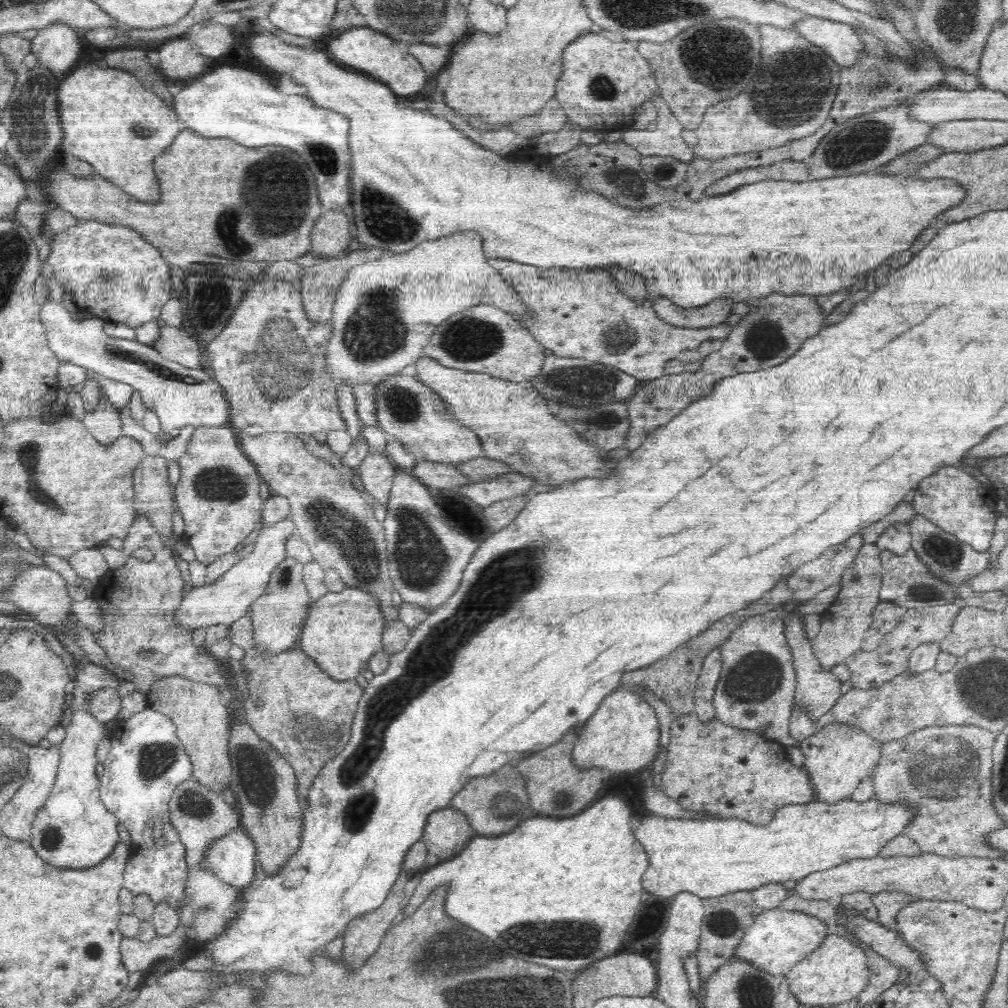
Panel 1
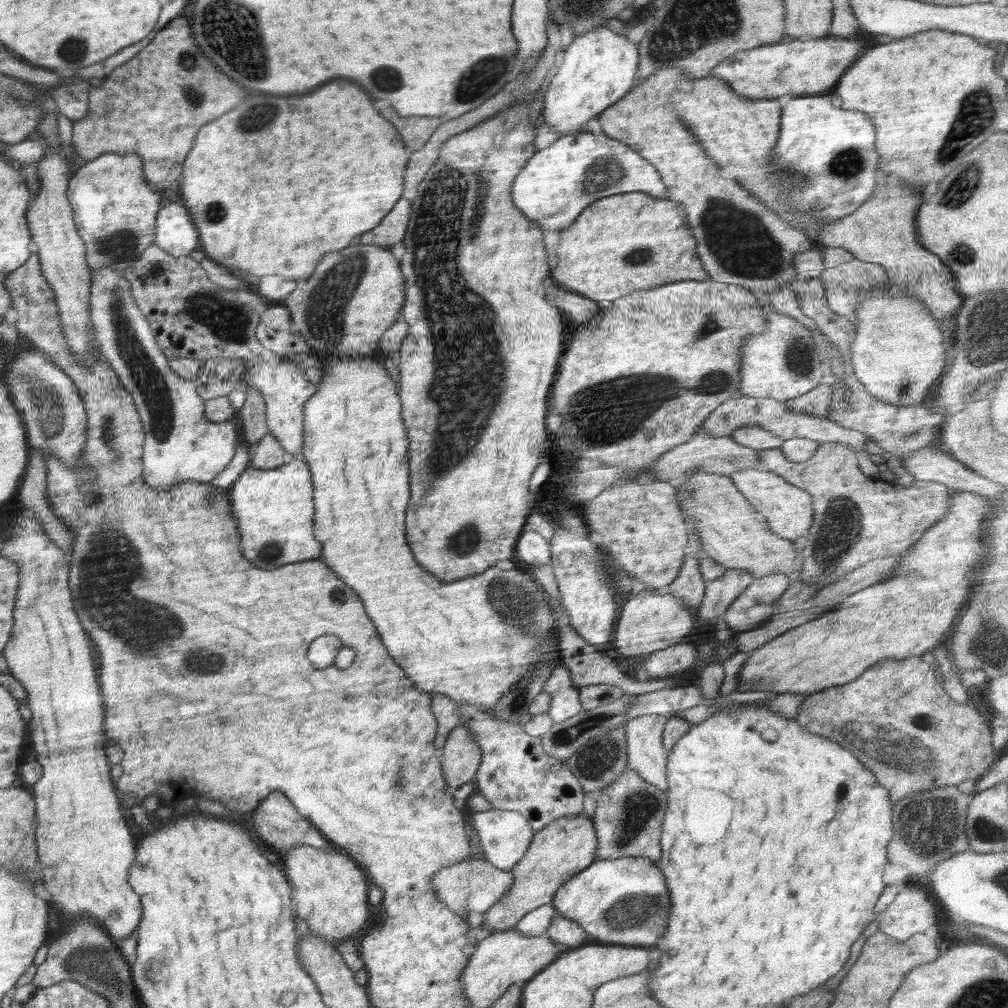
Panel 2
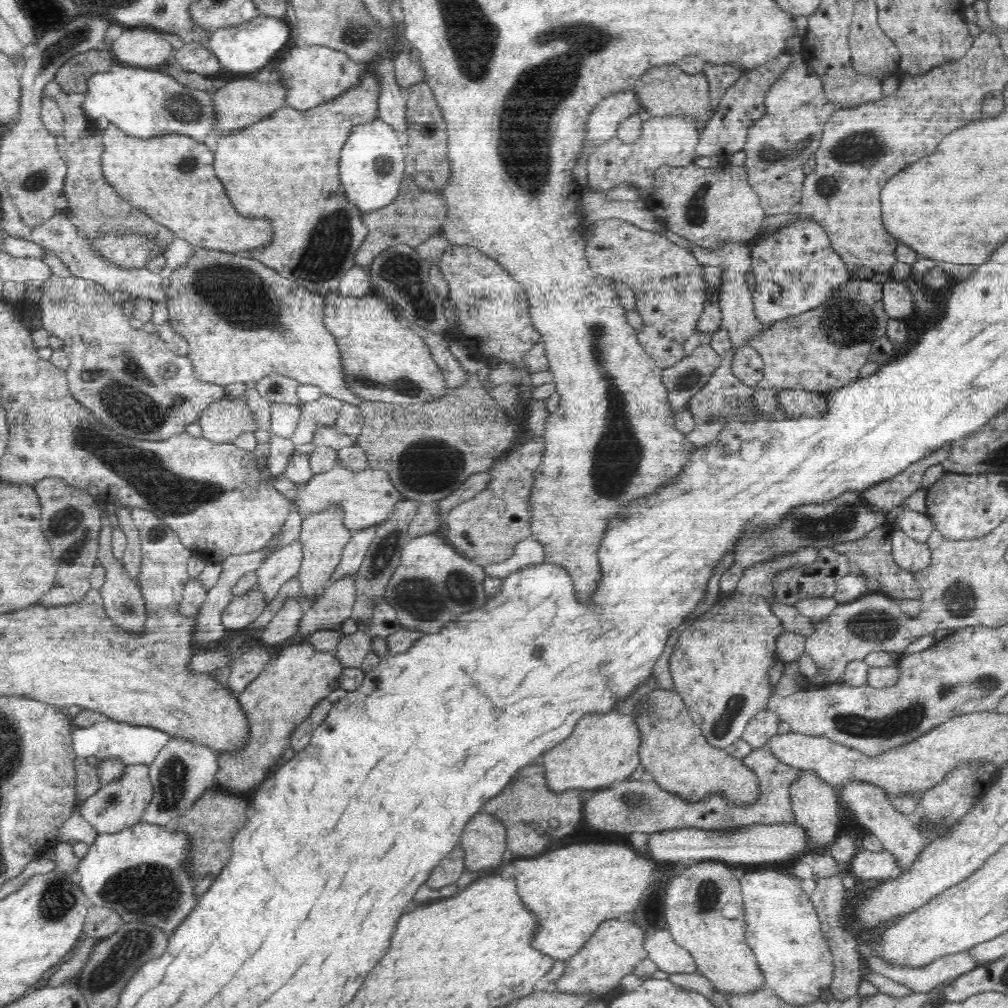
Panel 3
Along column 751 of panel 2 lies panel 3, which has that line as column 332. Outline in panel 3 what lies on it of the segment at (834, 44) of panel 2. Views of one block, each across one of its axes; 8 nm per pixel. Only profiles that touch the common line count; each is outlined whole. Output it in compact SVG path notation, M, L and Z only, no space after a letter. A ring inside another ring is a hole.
M297 43L288 52L288 56L282 58L273 76L282 81L282 85L286 88L285 107L306 111L336 99L350 88L358 86L366 68L354 62L344 52Z

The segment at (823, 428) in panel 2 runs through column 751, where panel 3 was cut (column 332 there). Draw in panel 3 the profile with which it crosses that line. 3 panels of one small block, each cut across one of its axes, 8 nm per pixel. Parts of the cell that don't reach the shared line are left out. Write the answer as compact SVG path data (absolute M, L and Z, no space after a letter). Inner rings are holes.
M324 393L314 401L303 403L296 430L290 440L295 446L312 443L316 430L335 424L344 403L343 400Z

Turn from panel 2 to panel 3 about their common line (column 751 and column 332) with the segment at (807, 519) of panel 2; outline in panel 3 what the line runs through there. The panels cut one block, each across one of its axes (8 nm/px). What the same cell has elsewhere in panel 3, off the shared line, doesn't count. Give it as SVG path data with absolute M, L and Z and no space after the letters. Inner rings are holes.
M337 465L328 472L314 475L304 484L295 484L293 494L294 507L302 515L302 520L309 514L319 513L328 505L338 505L344 511L344 525L353 532L382 524L390 518L396 504L405 500L404 495L390 481L388 472L372 469L370 466L356 472L348 467Z

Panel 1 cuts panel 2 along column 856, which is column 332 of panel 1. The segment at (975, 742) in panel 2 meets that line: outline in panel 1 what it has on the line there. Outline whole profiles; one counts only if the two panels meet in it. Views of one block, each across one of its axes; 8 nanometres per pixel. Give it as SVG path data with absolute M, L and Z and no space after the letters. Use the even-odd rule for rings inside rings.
M250 614L232 622L229 632L231 641L245 652L242 672L250 671L246 679L249 696L240 697L244 719L294 768L300 782L298 794L306 800L324 764L338 756L350 740L354 714L365 692L363 682L360 679L337 682L298 647L279 653L255 648Z

